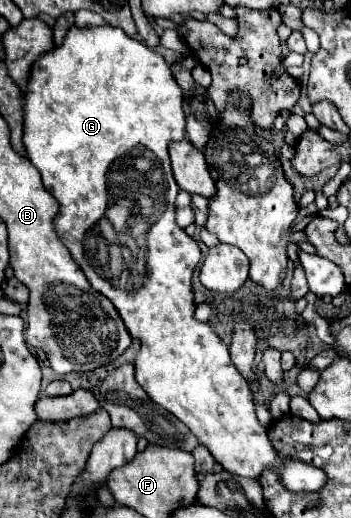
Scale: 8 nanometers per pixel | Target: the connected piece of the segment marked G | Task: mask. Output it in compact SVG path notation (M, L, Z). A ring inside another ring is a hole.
M71 27L63 45L39 57L39 61L33 65L31 81L25 93L23 131L23 143L29 161L39 169L45 189L61 205L61 211L55 219L55 229L61 241L81 265L89 283L119 309L119 315L123 315L131 337L141 341L141 351L135 359L137 383L157 405L183 421L191 433L199 437L199 443L205 445L225 467L225 471L259 479L263 469L269 469L279 475L281 485L291 493L321 491L327 483L327 473L315 465L307 465L297 457L283 457L277 453L269 439L267 427L257 419L247 379L229 359L229 347L217 337L209 323L199 323L193 317L195 303L191 277L201 259L201 249L197 241L175 223L175 197L179 193L179 185L173 179L167 153L171 141L183 141L187 135L183 89L177 85L163 55L149 49L145 43L127 37L121 27ZM119 183L127 183L127 197L137 209L141 209L143 223L147 221L147 235L131 235L121 243L105 241L105 235L97 231L99 221L113 201L111 191L123 191L119 189Z

